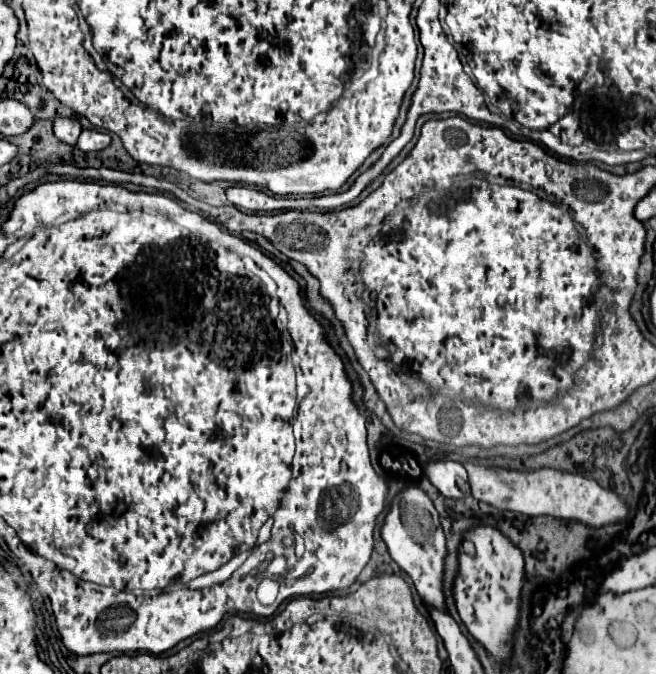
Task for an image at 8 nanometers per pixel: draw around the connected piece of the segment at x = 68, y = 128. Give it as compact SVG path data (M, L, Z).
M58 117L54 119L54 133L60 141L68 143L68 145L76 145L78 137L80 137L80 123L76 119L64 119L64 117Z

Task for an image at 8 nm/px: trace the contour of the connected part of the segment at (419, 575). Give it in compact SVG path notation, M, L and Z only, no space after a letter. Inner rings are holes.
M406 487L402 493L398 493L392 499L392 509L386 515L386 521L382 527L382 539L388 545L390 557L414 581L416 591L422 597L424 605L442 609L444 613L448 613L446 597L444 597L444 565L448 555L446 537L438 519L438 511L434 509L434 503L422 489Z

